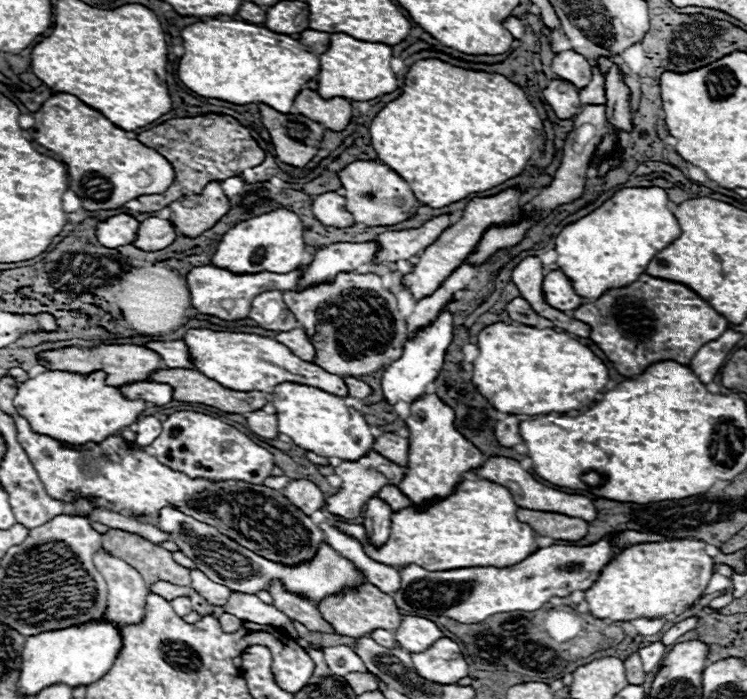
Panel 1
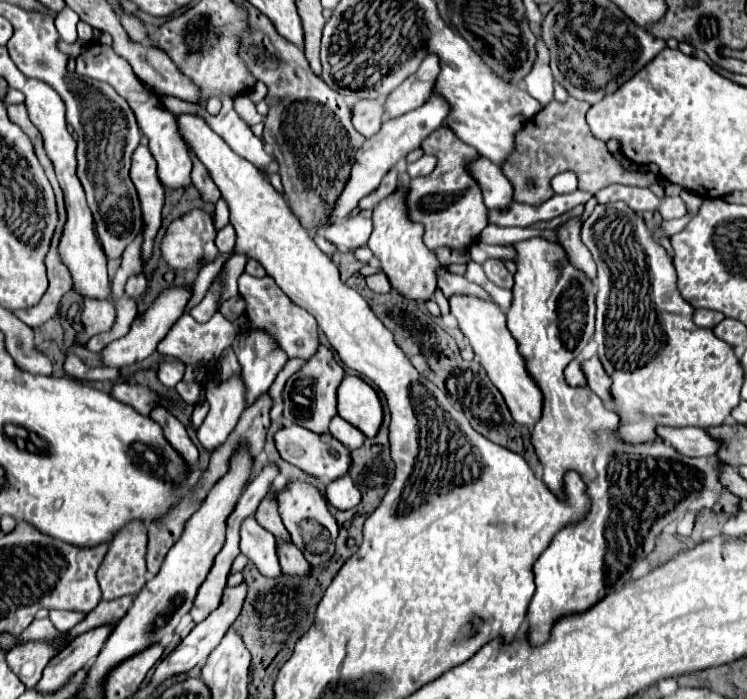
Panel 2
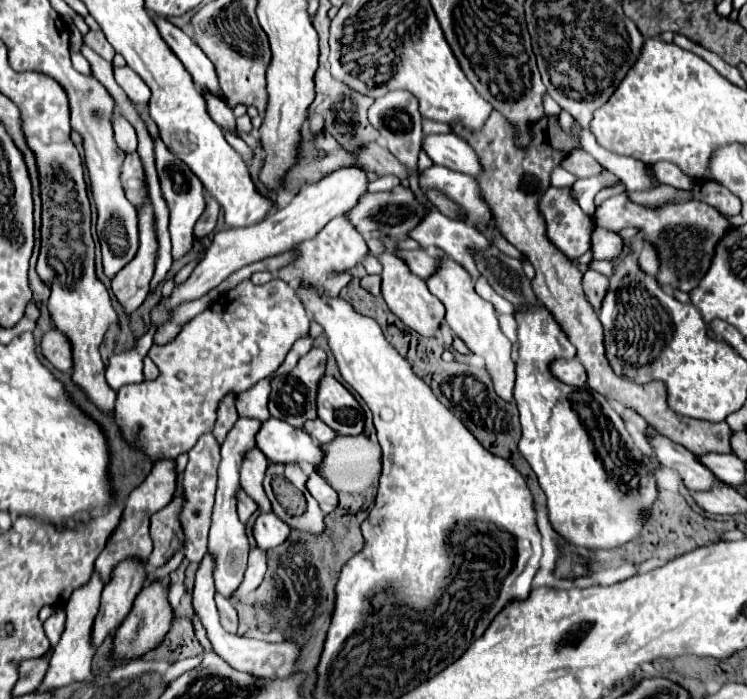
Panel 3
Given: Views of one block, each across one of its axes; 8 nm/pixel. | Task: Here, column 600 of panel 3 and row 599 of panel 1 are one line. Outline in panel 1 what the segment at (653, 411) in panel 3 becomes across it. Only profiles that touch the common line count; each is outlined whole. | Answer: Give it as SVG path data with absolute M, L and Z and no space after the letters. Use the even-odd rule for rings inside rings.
M366 584L366 586L356 588L356 590L346 590L344 594L338 594L338 596L328 596L326 600L322 600L318 610L322 612L322 618L334 628L336 634L350 636L350 638L370 636L378 628L394 632L394 630L398 630L398 626L402 622L402 614L398 610L394 598L380 592L372 584Z

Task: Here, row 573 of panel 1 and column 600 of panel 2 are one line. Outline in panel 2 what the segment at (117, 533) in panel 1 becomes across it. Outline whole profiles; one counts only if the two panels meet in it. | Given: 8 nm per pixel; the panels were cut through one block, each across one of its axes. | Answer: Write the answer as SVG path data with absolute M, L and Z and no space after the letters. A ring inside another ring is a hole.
M568 96L566 102L552 100L546 104L536 118L528 120L524 130L516 136L516 152L506 160L504 174L510 178L514 186L514 200L524 204L546 202L554 192L550 188L550 180L554 174L564 170L574 170L578 176L578 188L596 194L600 188L620 182L630 186L646 186L644 174L634 170L626 170L622 166L622 154L608 152L606 142L600 142L594 134L590 134L586 124L586 112L590 110L588 102L580 102Z

